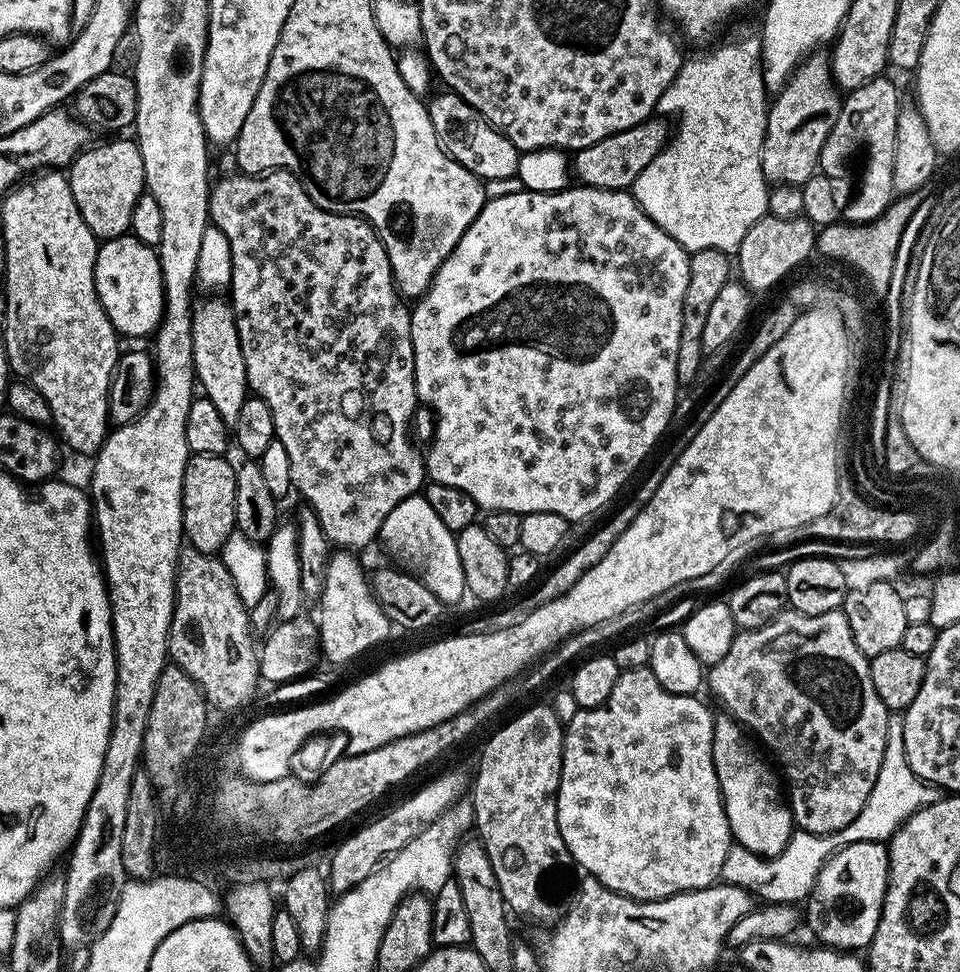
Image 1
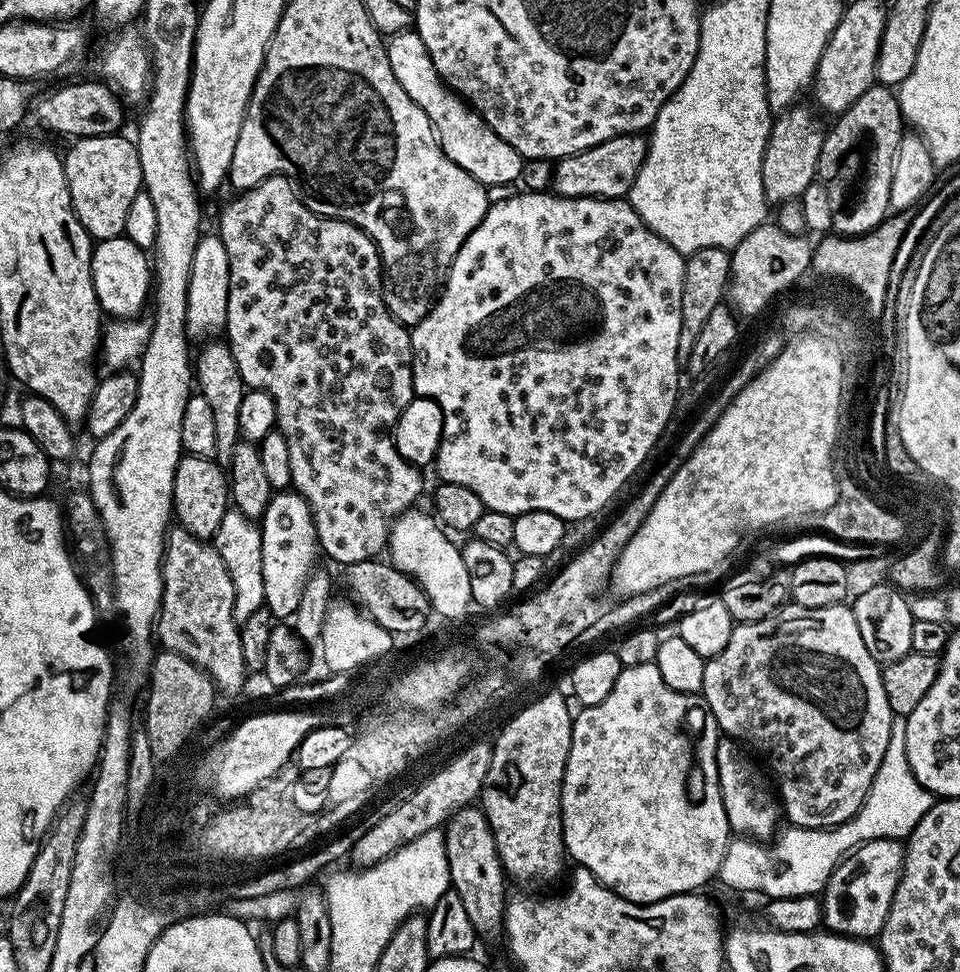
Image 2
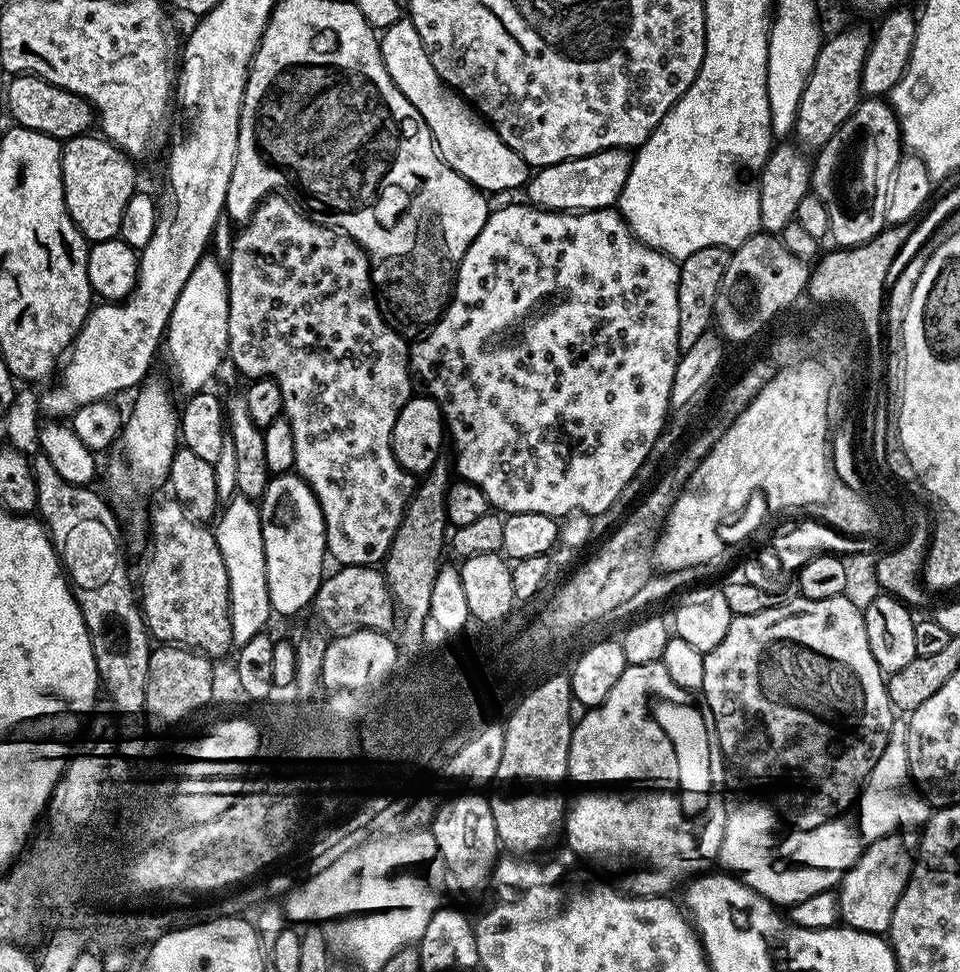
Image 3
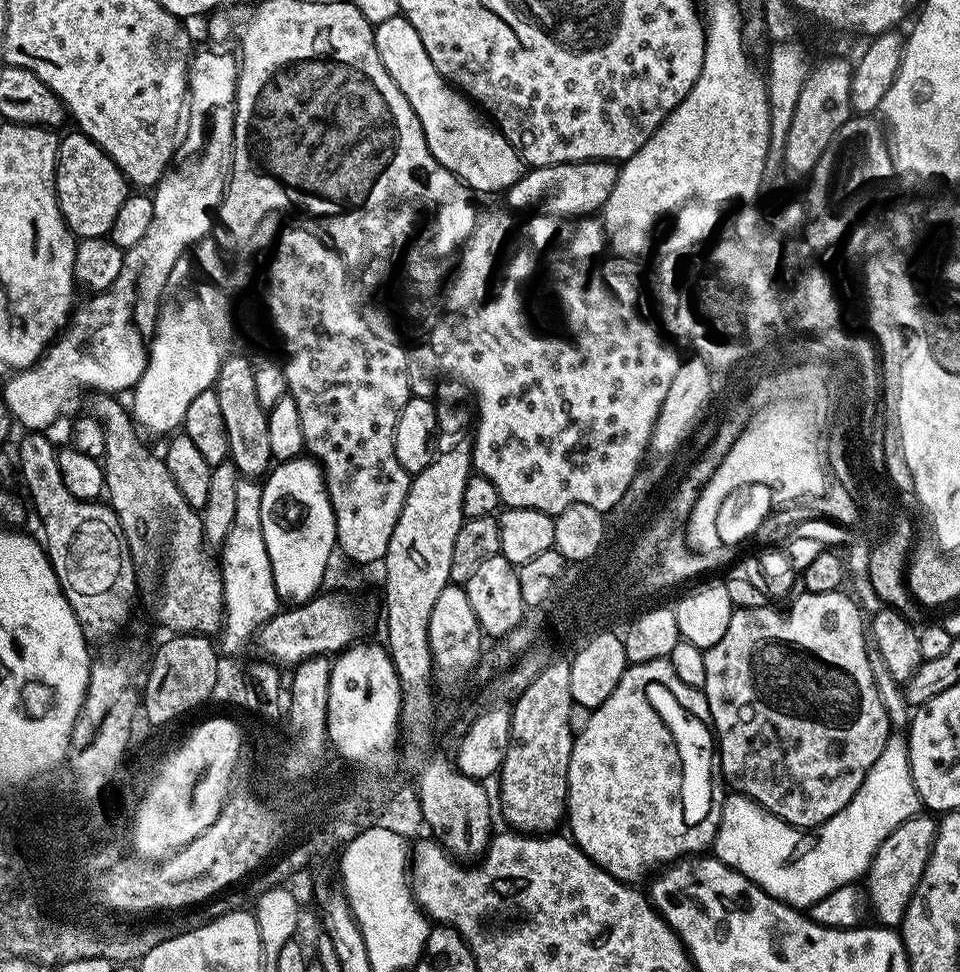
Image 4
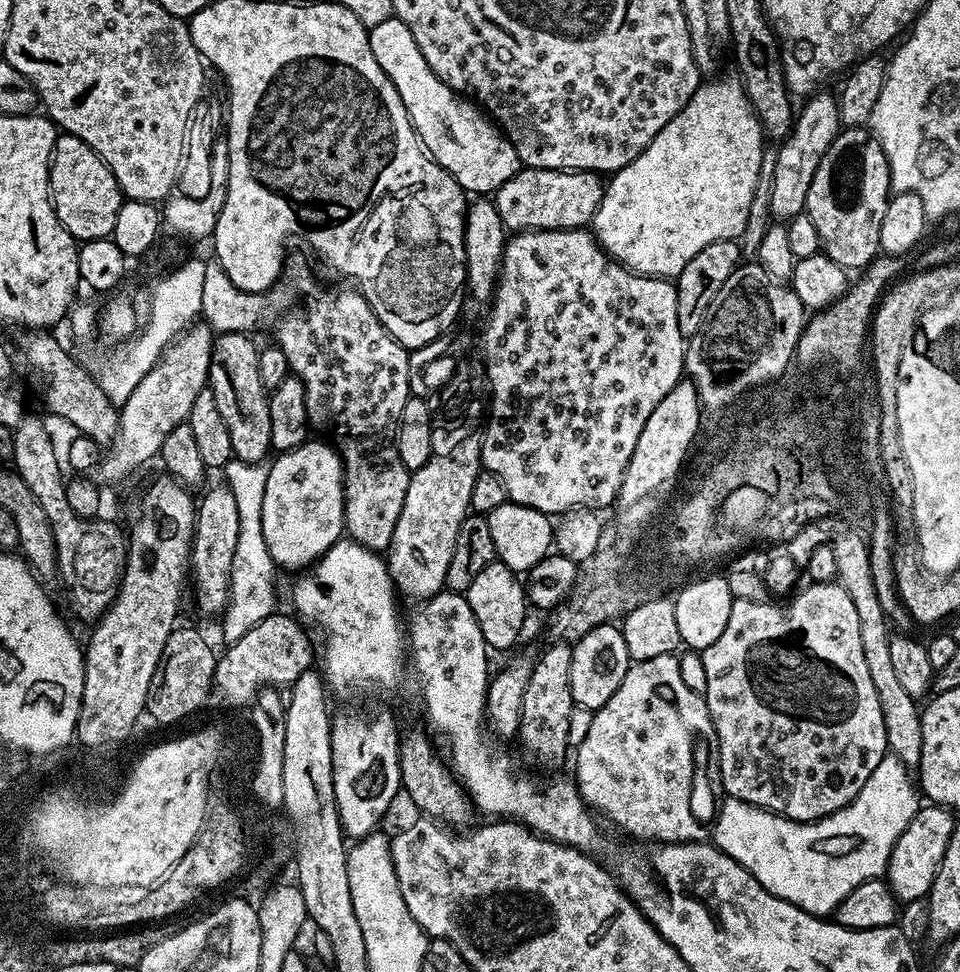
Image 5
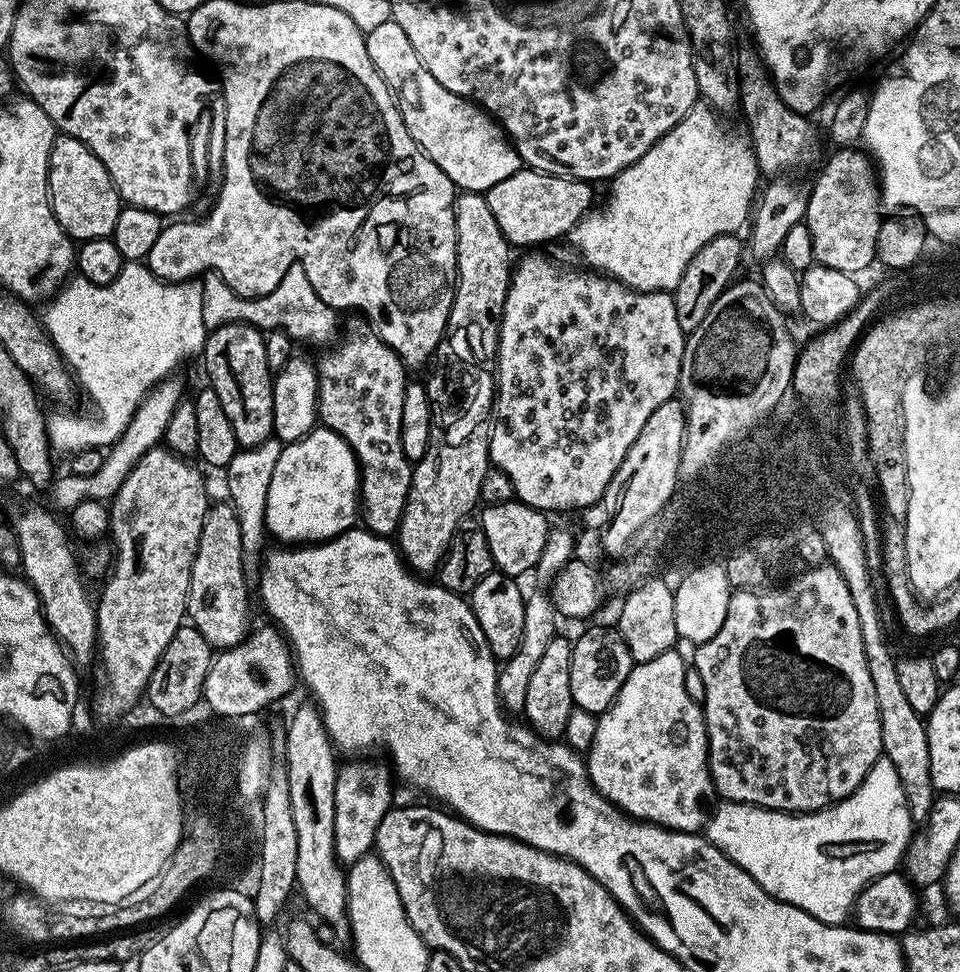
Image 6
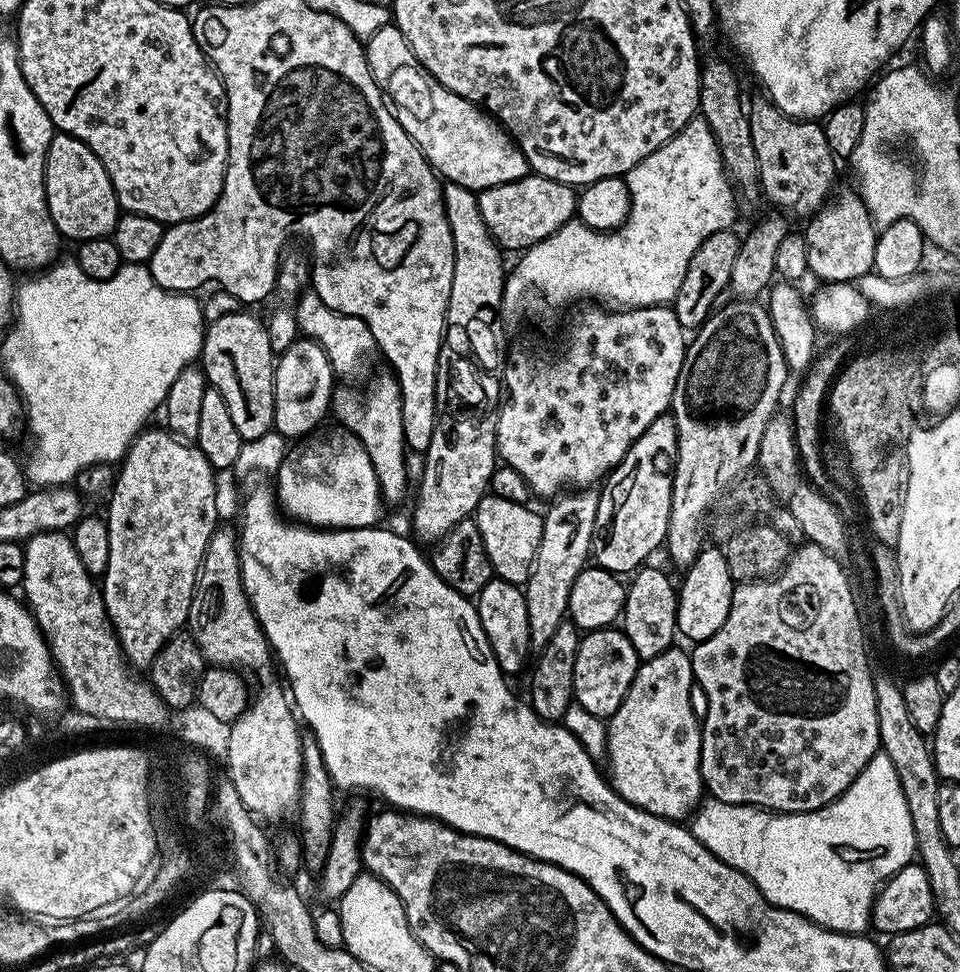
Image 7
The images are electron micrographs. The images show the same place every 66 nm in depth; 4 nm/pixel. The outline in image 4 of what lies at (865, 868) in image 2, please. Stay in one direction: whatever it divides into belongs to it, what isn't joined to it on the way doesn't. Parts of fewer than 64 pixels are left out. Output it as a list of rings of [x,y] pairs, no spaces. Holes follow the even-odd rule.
[[[917,814],[899,824],[882,842],[882,846],[878,846],[866,873],[866,900],[871,915],[873,912],[881,925],[899,926],[904,921],[906,906],[910,906],[910,898],[928,865],[937,827],[937,821],[931,815]]]

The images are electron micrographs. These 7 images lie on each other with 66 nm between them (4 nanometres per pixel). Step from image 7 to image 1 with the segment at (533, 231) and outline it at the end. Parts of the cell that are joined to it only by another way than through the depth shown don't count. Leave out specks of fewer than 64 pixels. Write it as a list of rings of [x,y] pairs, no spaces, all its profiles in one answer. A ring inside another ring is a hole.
[[[649,118],[638,126],[630,126],[630,130],[622,130],[618,134],[610,134],[610,138],[602,138],[602,142],[594,142],[594,146],[586,146],[575,153],[570,168],[581,185],[606,190],[628,190],[633,187],[650,162],[658,158],[670,139],[670,124],[664,118]]]

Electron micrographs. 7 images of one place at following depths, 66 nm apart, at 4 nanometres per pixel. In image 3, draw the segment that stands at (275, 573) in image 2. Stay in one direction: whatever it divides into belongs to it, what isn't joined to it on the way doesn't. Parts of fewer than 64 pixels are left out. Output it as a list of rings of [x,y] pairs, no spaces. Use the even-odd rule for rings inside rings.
[[[294,472],[271,477],[258,507],[270,606],[277,615],[292,616],[311,605],[326,574],[324,560],[328,555],[324,515],[313,491]]]

